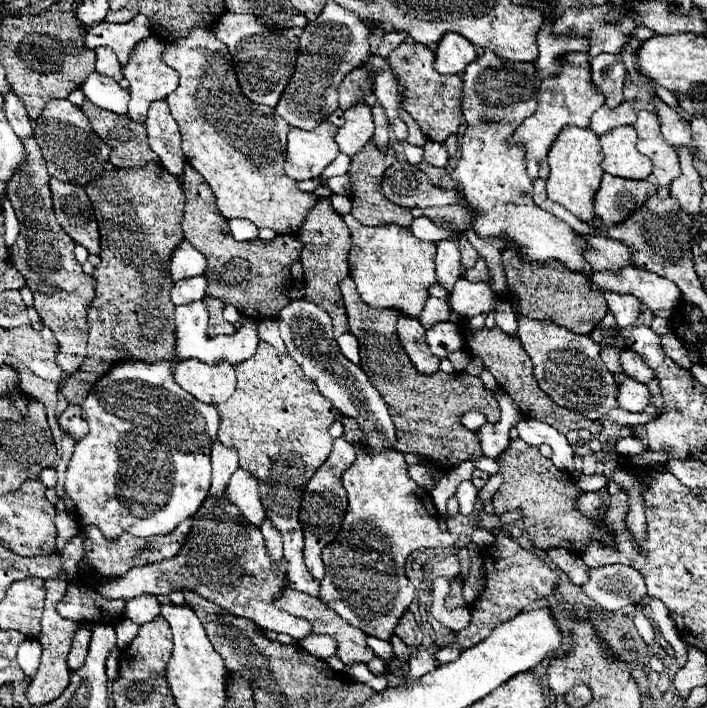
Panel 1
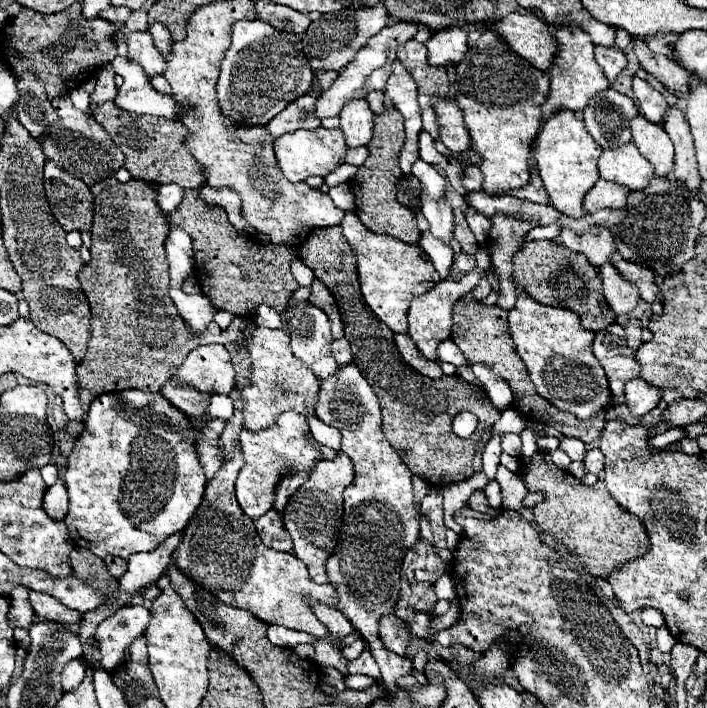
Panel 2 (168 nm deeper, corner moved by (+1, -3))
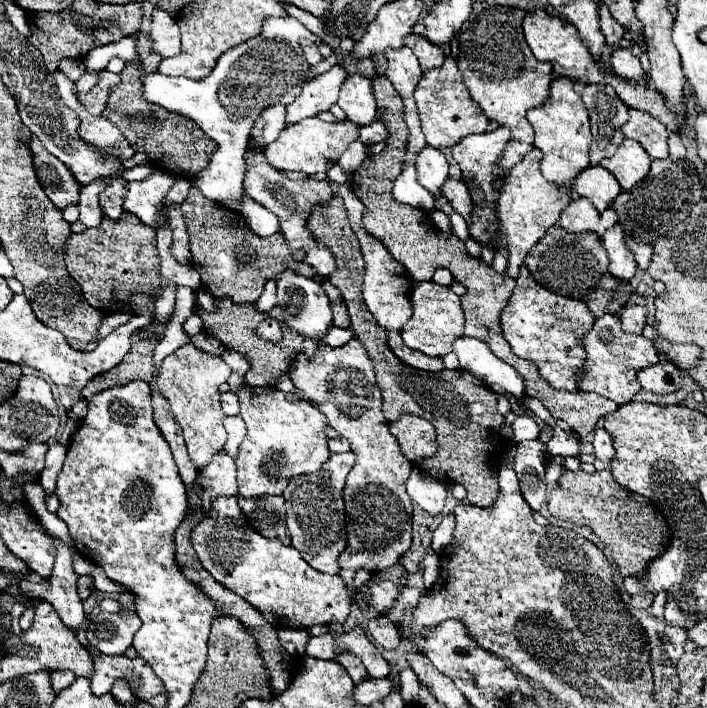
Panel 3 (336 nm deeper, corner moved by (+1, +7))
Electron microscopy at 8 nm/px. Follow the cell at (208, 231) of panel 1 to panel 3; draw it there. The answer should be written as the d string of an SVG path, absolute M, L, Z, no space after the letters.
M190 188L188 198L180 208L190 234L192 266L198 270L204 290L208 290L214 298L230 298L232 302L256 302L264 290L266 280L278 280L286 266L298 270L304 276L316 276L314 268L306 266L306 262L292 260L284 234L278 232L266 238L254 234L240 212L204 198L200 190Z

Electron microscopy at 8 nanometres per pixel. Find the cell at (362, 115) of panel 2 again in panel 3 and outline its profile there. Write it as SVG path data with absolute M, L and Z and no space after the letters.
M352 74L340 88L338 106L346 112L348 120L366 126L374 122L376 116L376 100L372 90L372 80L364 78L362 74Z

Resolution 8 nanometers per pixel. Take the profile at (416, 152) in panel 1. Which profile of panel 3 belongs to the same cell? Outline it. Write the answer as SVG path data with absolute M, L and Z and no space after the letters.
M426 146L418 154L418 182L434 196L442 192L442 184L448 178L448 160L442 150Z

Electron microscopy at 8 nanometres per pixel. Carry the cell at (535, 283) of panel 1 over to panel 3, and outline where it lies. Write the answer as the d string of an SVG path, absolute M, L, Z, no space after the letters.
M552 226L546 236L532 246L524 264L538 284L556 294L582 300L596 318L618 314L634 292L630 282L620 282L620 278L612 278L612 274L608 274L608 254L596 232L570 234L560 226Z

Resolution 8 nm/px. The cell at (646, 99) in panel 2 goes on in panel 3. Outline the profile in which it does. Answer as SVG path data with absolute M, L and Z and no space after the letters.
M618 48L618 50L612 50L610 54L610 64L614 68L616 74L620 74L622 78L628 78L628 80L640 80L646 76L646 72L642 70L638 58L632 54L630 48Z

